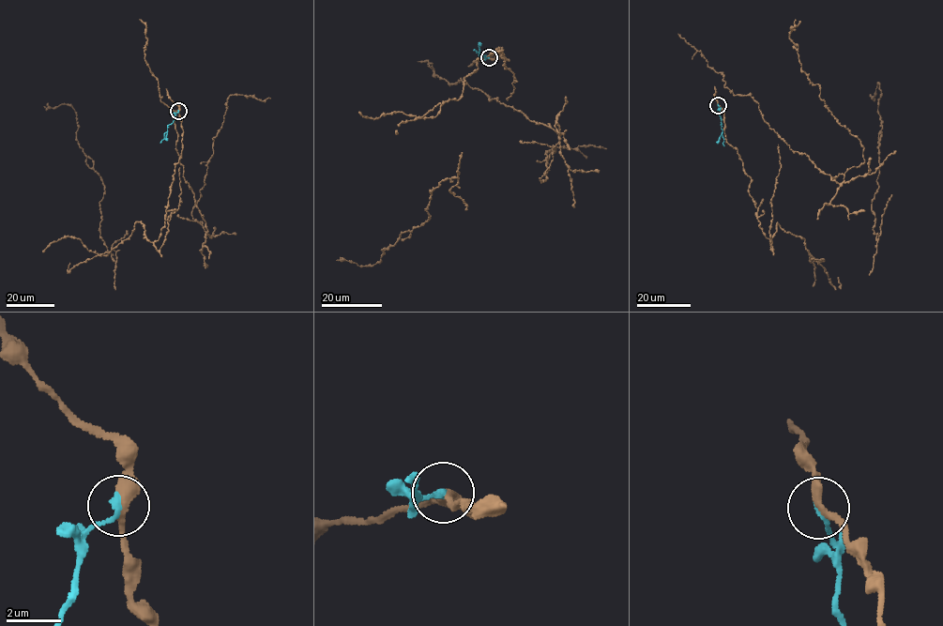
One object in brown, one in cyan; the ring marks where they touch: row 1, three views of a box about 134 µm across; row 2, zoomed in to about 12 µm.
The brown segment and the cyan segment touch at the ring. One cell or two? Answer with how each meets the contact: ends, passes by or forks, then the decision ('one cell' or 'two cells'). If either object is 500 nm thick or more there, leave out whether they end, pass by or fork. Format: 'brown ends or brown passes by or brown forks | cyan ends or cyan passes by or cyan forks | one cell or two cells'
brown passes by | cyan ends | two cells

